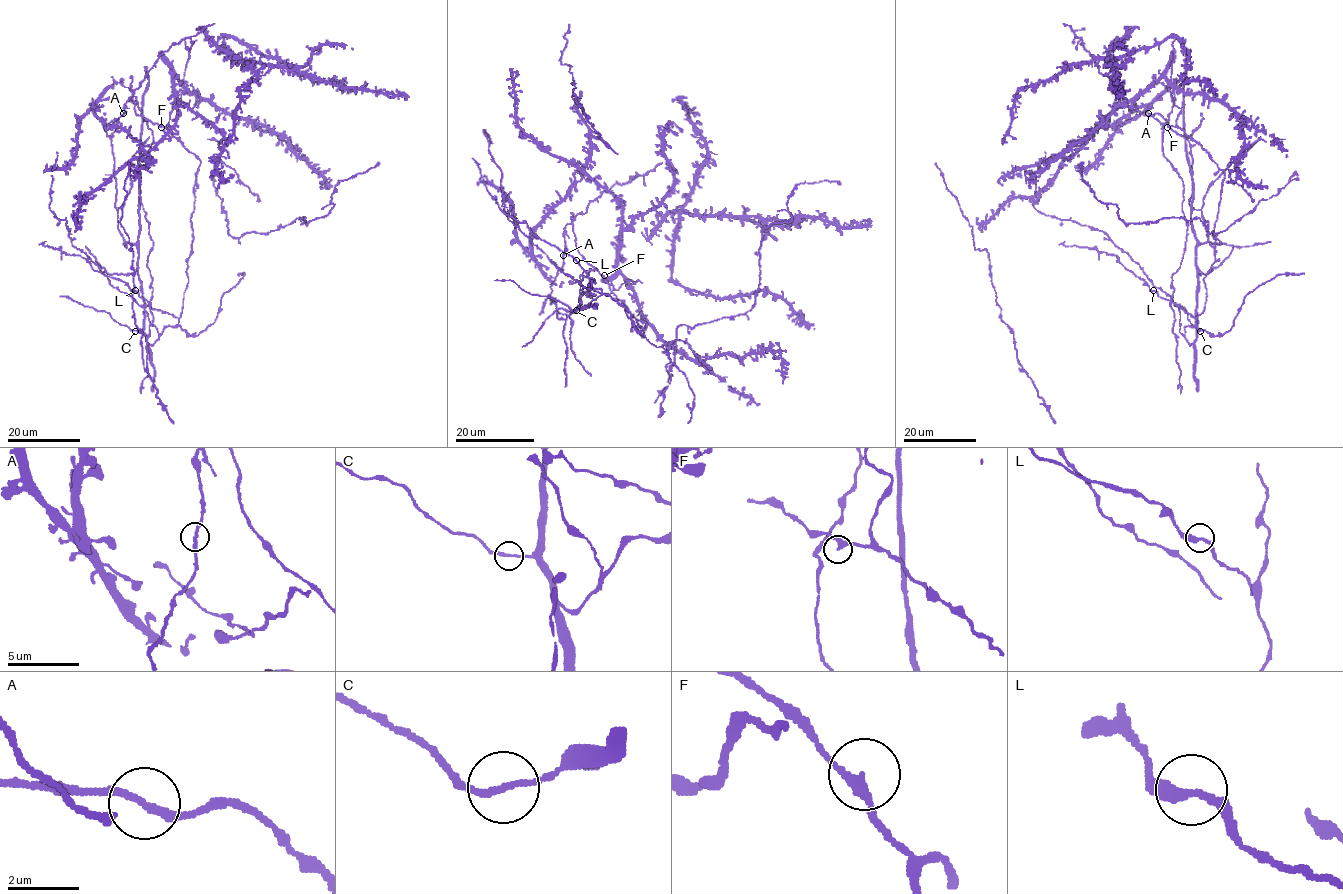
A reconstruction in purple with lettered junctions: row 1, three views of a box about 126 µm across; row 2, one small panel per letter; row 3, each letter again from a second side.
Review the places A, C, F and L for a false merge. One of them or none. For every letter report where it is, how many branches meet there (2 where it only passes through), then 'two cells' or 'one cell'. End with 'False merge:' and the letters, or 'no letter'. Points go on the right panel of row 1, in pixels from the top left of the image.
A: (1148, 113) | 2 | one cell
C: (1200, 331) | 2 | one cell
F: (1167, 127) | 2 | one cell
L: (1153, 290) | 2 | one cell
False merge: no letter

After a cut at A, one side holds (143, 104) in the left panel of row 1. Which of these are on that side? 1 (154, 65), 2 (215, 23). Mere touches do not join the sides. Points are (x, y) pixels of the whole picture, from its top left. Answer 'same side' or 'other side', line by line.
1: other side
2: other side

